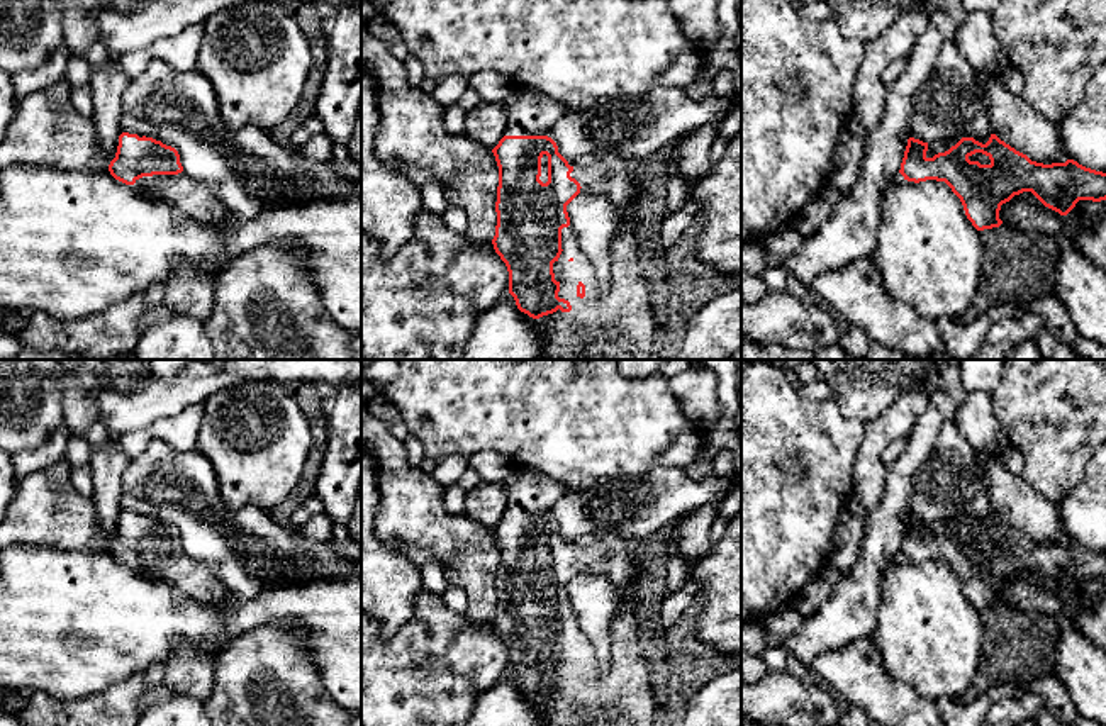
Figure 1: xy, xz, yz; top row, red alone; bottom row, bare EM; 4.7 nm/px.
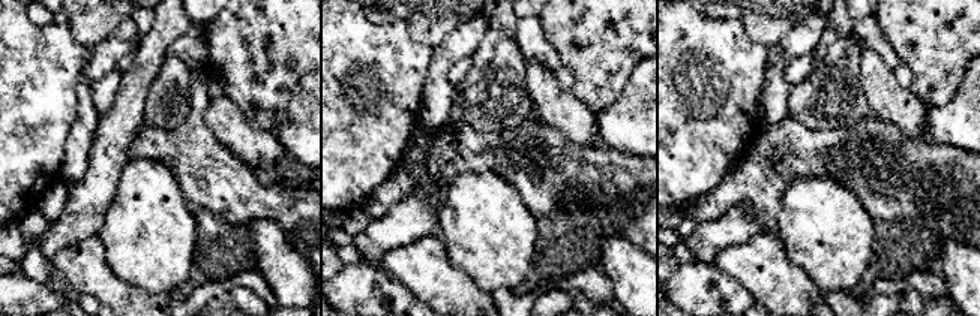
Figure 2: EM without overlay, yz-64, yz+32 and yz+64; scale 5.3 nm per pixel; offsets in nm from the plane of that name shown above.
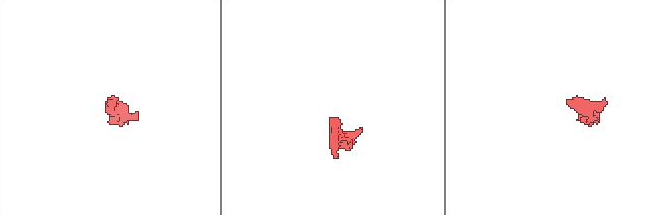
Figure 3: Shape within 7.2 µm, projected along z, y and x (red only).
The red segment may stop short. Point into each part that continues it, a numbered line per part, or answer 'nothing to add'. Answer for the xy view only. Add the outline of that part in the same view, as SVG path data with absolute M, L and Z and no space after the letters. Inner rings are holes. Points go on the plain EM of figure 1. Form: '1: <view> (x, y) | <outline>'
1: xy (190, 579) | M187 553L142 556L131 567L149 580L168 584L178 600L210 604L231 597L214 572Z

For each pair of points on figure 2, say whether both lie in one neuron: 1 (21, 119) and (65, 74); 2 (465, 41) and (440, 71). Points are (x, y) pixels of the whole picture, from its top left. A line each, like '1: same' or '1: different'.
1: same
2: same

